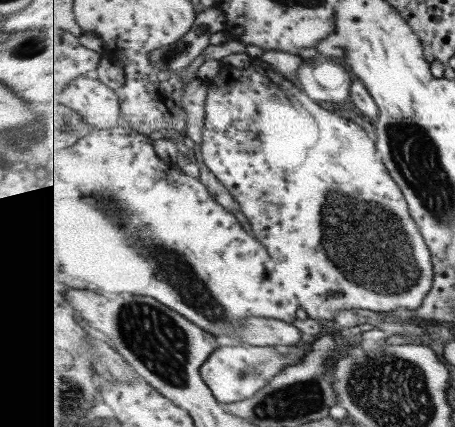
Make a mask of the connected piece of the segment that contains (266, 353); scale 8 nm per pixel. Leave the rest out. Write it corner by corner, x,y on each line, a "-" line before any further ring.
263,344
220,346
211,353
201,371
202,377
206,379
213,394
222,404
225,404
253,398
296,359
297,356
293,355
293,350
280,349
278,346

